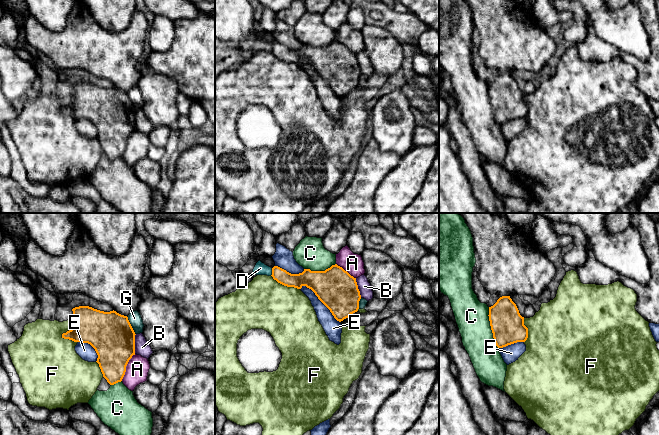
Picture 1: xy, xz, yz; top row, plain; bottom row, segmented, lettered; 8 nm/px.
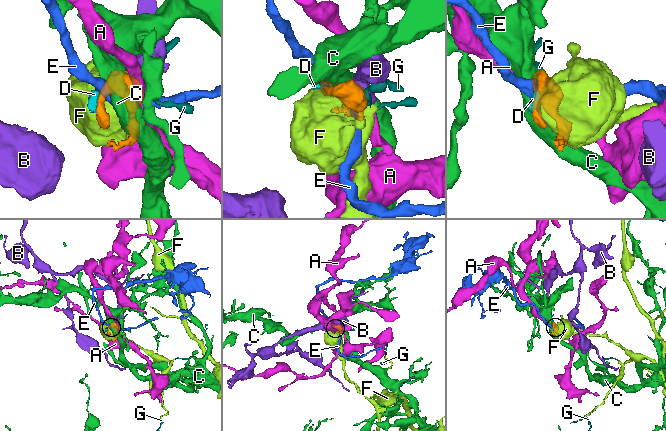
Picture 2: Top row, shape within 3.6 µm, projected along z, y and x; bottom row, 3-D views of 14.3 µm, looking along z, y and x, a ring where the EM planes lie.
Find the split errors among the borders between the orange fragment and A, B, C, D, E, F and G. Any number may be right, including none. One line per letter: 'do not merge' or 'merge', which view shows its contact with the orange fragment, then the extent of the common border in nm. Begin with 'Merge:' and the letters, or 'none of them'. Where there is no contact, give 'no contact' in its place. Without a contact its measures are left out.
Merge: none of them
A: do not merge; meets orange in xy; contact 240 nm long
B: do not merge; meets orange in xy; contact 160 nm long
C: do not merge; meets orange in yz; contact 340 nm long
D: do not merge; meets orange in xz; contact 70 nm long
E: do not merge; meets orange in xz; contact 440 nm long
F: do not merge; meets orange in xy; contact 190 nm long
G: do not merge; meets orange in xy; contact 170 nm long

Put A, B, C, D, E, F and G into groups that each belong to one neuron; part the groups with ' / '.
A / B / C / D / E / F G

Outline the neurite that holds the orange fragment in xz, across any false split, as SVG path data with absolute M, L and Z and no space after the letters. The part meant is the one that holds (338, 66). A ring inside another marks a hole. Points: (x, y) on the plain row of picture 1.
M337 40L325 47L304 45L299 50L291 50L274 42L271 52L278 59L287 63L301 65L306 62L311 65L339 98L359 85L361 71L356 54Z

